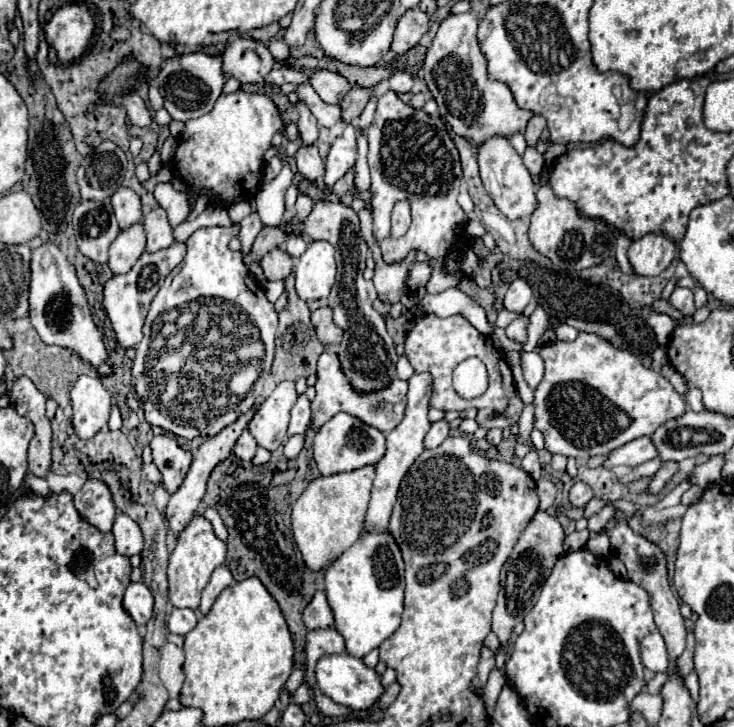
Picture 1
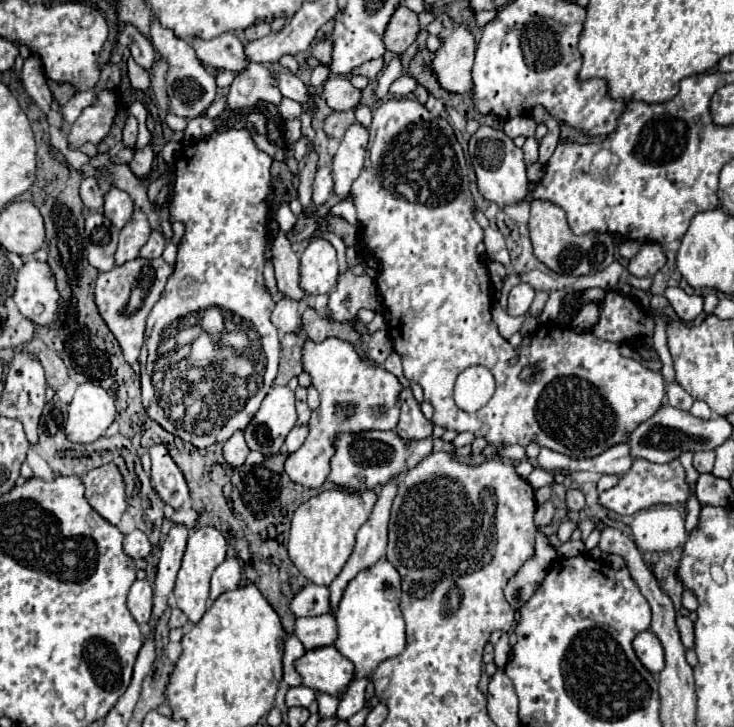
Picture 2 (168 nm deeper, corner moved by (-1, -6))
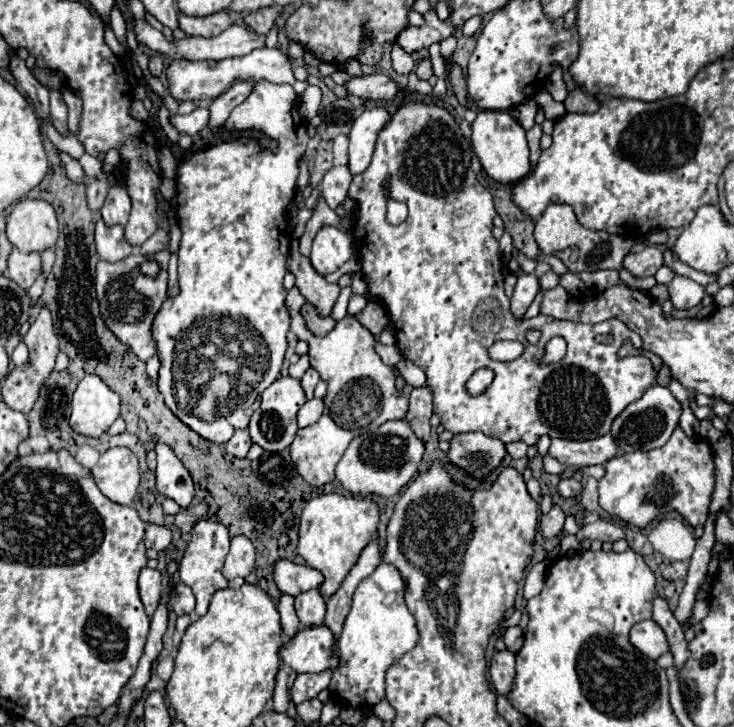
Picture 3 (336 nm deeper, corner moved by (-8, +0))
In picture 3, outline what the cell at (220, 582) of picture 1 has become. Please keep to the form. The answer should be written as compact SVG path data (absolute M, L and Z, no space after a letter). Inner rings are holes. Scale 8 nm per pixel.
M234 536L230 542L230 552L224 562L224 570L222 570L224 576L228 580L234 580L236 576L246 578L254 568L254 556L256 550L252 542L246 536Z

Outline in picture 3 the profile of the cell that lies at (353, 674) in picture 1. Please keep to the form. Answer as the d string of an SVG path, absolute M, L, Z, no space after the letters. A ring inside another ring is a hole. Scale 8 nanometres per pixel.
M322 626L300 628L286 644L280 646L278 654L284 664L300 672L322 672L326 668L336 668L338 660L332 650L334 636Z

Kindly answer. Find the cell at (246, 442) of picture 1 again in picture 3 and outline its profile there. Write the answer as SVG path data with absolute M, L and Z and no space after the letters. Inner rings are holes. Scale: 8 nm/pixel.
M238 430L238 432L226 442L228 454L238 456L238 458L246 458L250 446L252 446L252 440L250 440L250 436L248 436L248 430Z

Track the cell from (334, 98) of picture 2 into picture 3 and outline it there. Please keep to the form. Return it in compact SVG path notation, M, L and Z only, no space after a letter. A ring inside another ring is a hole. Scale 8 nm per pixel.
M368 74L360 78L350 78L346 82L346 90L362 100L378 100L378 102L388 102L394 100L402 88L388 76L384 74Z

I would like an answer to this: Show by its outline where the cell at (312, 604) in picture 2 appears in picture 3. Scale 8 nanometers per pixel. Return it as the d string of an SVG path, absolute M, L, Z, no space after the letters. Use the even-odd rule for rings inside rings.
M278 558L274 562L274 582L276 586L290 594L298 596L304 590L318 588L322 584L322 574L310 566L300 566L288 558Z

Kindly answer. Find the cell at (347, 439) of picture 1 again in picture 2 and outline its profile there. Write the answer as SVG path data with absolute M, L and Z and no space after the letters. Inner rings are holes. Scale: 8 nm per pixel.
M383 430L383 432L357 432L357 434L337 434L333 440L335 454L331 458L331 472L329 482L341 488L375 488L379 484L385 484L393 480L395 474L401 474L413 466L417 466L425 456L433 452L433 438L415 440L409 446L403 444L403 440L397 436L395 430Z

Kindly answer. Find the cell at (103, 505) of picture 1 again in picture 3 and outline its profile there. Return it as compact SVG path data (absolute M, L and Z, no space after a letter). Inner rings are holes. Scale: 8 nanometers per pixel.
M110 448L100 456L100 462L92 468L94 480L100 492L116 504L130 506L134 502L140 468L138 458L128 448Z

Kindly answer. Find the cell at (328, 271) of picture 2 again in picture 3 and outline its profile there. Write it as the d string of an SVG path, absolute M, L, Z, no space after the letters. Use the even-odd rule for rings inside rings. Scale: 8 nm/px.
M324 226L314 238L310 262L318 274L326 276L340 268L350 256L354 256L354 240L348 232L334 226Z

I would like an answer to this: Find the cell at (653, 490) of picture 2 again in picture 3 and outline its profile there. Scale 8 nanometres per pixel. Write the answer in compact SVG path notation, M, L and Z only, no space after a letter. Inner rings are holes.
M676 426L676 432L662 448L618 454L604 464L604 470L606 472L598 482L600 506L608 514L618 516L632 526L644 528L658 516L672 510L684 516L692 528L702 526L708 518L708 504L716 482L712 448L702 438L696 440L686 436L680 426Z

